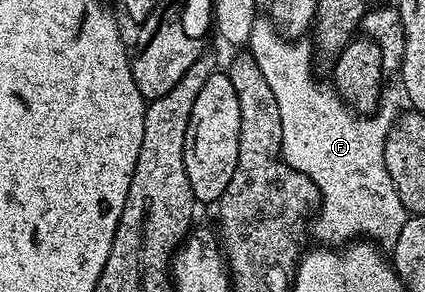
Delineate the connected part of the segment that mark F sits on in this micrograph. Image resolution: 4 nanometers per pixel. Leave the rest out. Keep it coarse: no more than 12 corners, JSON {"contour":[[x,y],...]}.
{"contour":[[256,18],[249,54],[319,231],[384,248],[409,218],[383,146],[397,118],[315,80],[313,47]]}

